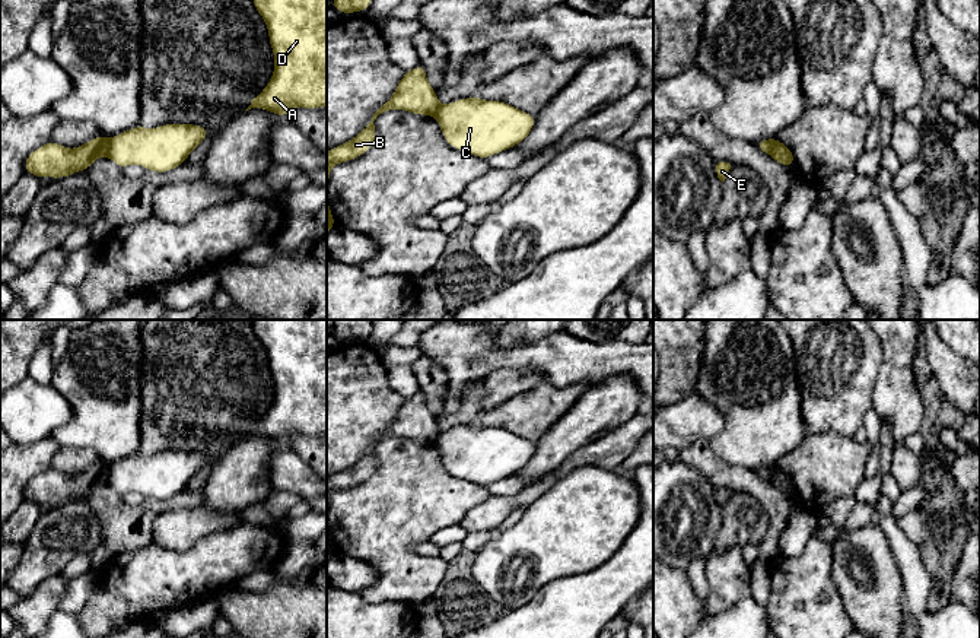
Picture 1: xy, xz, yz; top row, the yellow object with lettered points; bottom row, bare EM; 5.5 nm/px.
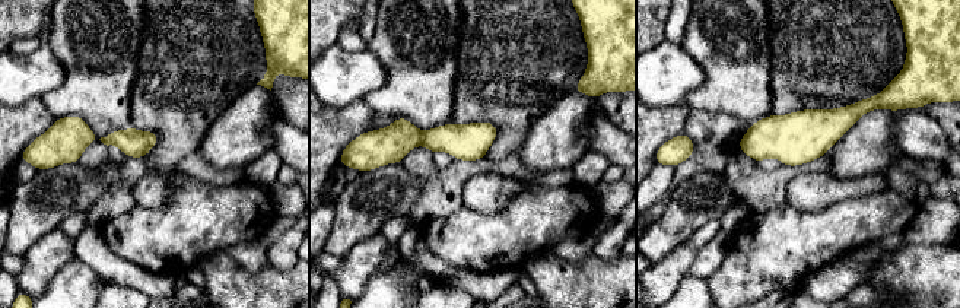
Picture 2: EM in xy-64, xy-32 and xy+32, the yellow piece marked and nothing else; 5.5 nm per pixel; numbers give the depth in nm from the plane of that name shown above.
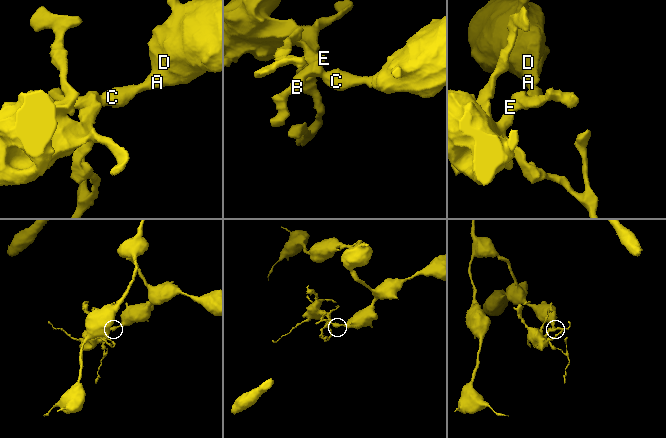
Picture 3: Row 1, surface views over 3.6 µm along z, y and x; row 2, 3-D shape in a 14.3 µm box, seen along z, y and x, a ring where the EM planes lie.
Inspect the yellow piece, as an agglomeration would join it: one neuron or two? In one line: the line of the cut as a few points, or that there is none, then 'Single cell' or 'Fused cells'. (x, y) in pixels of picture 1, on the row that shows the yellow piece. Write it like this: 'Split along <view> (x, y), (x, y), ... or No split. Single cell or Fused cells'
Split along xy (110, 139), (105, 155). Fused cells

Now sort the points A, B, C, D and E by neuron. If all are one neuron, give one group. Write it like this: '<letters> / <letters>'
A C D / B E

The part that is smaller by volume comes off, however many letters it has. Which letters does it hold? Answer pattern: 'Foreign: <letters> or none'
Foreign: B, E

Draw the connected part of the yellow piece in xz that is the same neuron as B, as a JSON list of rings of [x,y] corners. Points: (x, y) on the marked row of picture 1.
[[[419,64],[413,70],[405,72],[391,99],[373,114],[372,121],[356,137],[327,152],[327,187],[330,169],[335,164],[356,159],[373,146],[376,140],[373,121],[379,114],[389,109],[401,109],[419,115],[435,115],[439,107],[436,92],[426,77],[426,69]]]

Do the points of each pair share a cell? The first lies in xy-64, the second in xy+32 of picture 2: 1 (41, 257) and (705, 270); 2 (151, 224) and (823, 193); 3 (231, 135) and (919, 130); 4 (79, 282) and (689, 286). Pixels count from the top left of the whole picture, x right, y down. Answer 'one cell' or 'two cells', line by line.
1: two cells
2: two cells
3: two cells
4: one cell

